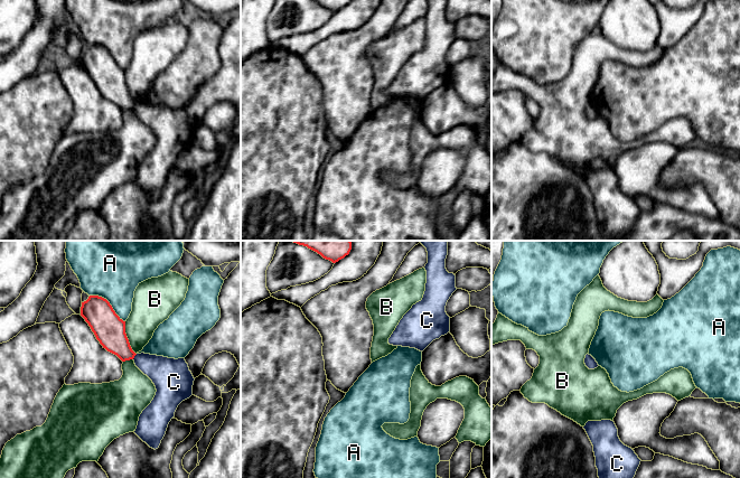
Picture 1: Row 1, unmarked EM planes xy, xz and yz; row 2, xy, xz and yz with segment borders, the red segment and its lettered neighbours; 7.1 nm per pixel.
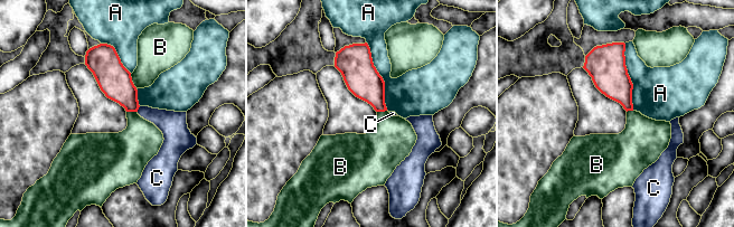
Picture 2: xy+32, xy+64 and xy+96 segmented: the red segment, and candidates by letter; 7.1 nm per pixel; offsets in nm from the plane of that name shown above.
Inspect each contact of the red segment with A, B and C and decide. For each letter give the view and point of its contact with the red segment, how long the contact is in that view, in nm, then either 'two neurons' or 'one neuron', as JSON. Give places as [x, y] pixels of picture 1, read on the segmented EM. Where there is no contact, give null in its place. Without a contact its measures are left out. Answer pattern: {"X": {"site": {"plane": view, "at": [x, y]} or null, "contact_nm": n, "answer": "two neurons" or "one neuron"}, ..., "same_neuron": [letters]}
{"A": {"site": {"plane": "xy", "at": [109, 302]}, "contact_nm": 320, "answer": "two neurons"}, "B": {"site": {"plane": "xy", "at": [127, 338]}, "contact_nm": 260, "answer": "two neurons"}, "C": {"site": {"plane": "xy", "at": [134, 355]}, "contact_nm": 50, "answer": "two neurons"}, "same_neuron": []}

